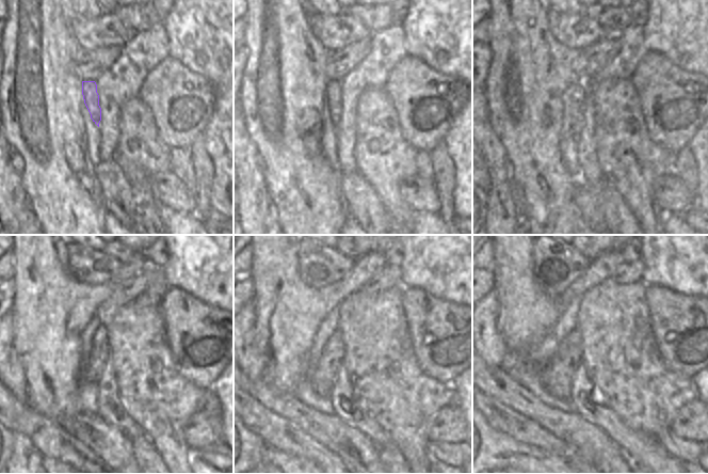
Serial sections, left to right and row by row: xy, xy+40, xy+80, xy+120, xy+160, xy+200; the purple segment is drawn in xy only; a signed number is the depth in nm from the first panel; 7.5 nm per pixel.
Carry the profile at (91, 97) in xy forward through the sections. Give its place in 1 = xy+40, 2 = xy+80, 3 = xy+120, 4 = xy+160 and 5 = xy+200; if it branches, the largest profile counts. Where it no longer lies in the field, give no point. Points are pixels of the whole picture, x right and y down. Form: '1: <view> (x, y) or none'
1: xy+40 (333, 88)
2: xy+80 (579, 94)
3: xy+120 (98, 357)
4: xy+160 (322, 379)
5: xy+200 (556, 376)

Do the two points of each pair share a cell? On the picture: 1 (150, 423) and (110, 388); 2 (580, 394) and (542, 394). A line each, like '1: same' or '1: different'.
1: different
2: different

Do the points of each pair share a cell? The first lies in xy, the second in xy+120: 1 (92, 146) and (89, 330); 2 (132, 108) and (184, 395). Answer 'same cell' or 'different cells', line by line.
1: same cell
2: same cell

